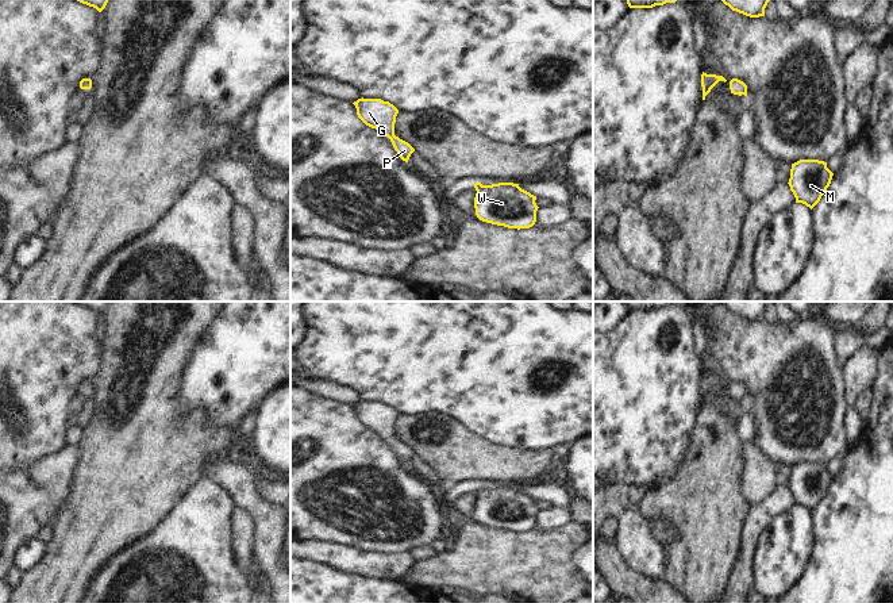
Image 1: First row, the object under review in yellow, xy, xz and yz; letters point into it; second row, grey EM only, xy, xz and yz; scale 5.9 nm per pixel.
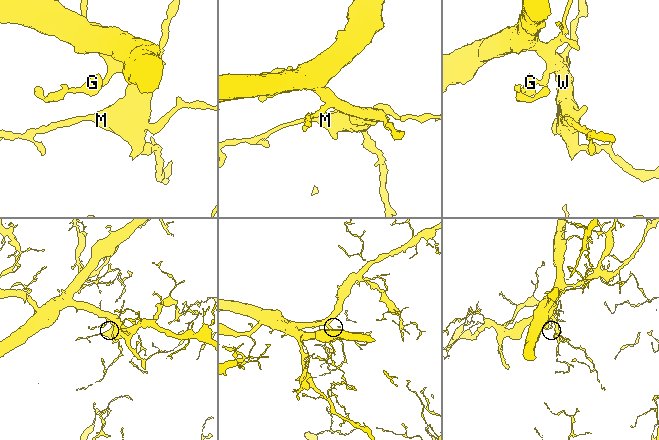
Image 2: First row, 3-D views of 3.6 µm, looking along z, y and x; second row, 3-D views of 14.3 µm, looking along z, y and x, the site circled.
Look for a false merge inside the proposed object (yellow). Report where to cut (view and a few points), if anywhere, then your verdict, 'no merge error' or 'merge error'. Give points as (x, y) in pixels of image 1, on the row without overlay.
no cut; no merge error

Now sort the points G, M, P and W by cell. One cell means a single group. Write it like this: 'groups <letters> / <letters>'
groups G M P W

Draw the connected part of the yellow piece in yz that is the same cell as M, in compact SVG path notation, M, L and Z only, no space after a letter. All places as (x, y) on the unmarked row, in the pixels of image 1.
M800 462L792 466L788 487L796 506L802 506L812 512L830 489L832 479L824 464Z

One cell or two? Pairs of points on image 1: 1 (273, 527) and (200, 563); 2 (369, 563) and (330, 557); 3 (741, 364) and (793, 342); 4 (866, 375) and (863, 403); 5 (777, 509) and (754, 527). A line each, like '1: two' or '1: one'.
1: two
2: one
3: one
4: two
5: one

